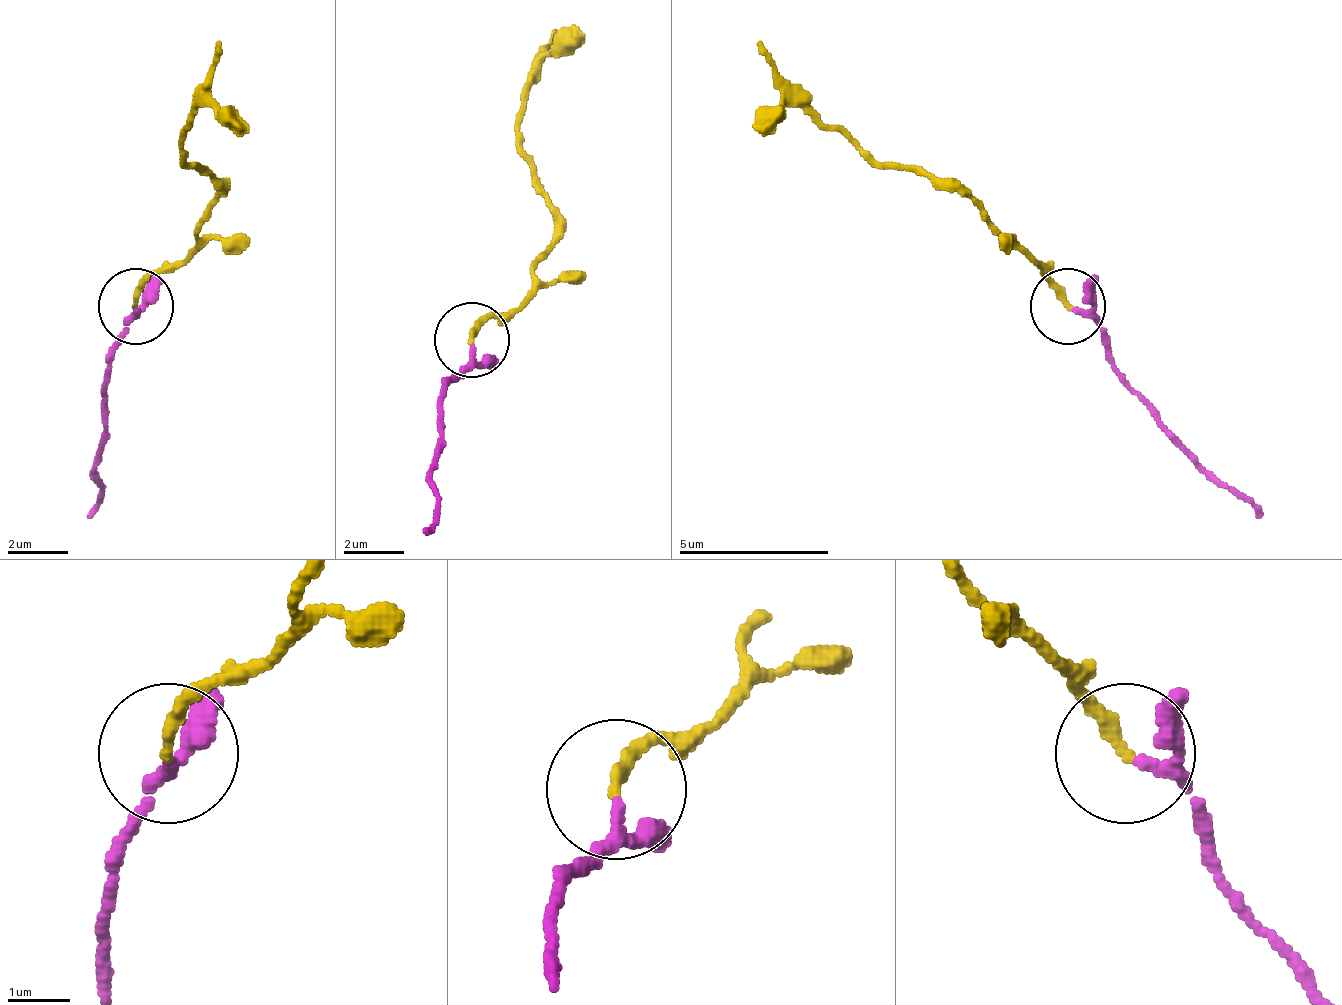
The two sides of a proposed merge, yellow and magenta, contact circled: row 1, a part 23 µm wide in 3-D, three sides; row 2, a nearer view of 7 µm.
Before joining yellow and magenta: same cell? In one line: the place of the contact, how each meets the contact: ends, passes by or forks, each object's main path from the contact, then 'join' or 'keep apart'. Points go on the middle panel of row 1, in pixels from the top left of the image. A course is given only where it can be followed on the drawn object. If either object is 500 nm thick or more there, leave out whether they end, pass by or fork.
(472, 340) | yellow ends | magenta passes by | yellow via (473, 338), (534, 285), (534, 263), (556, 240), (519, 135), (519, 97), (556, 29) | magenta via (473, 345), (458, 376), (443, 391), (436, 519), (421, 534) | join

